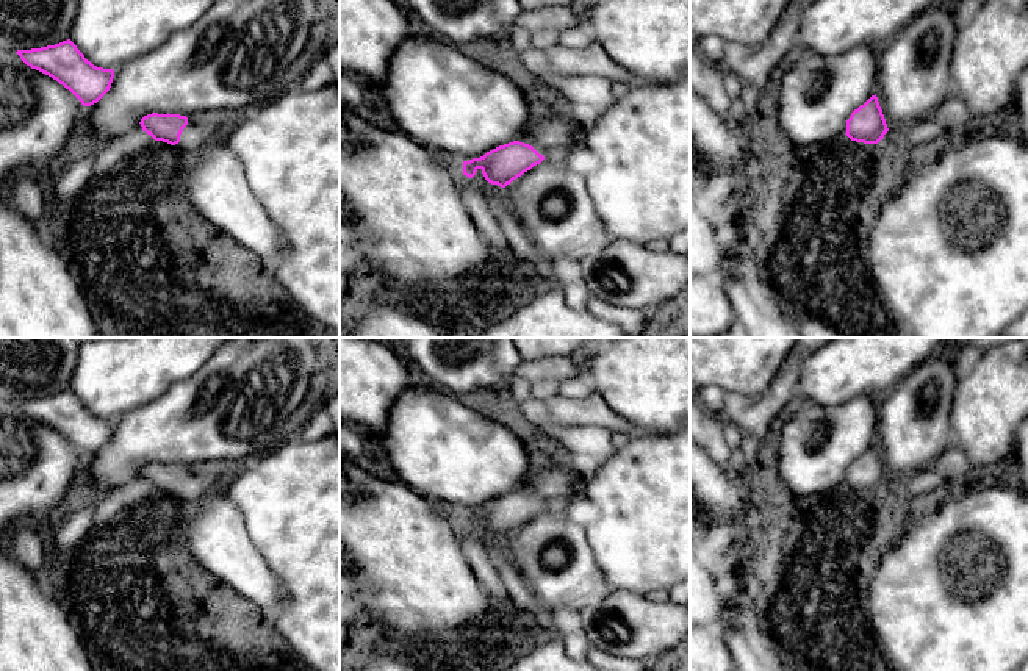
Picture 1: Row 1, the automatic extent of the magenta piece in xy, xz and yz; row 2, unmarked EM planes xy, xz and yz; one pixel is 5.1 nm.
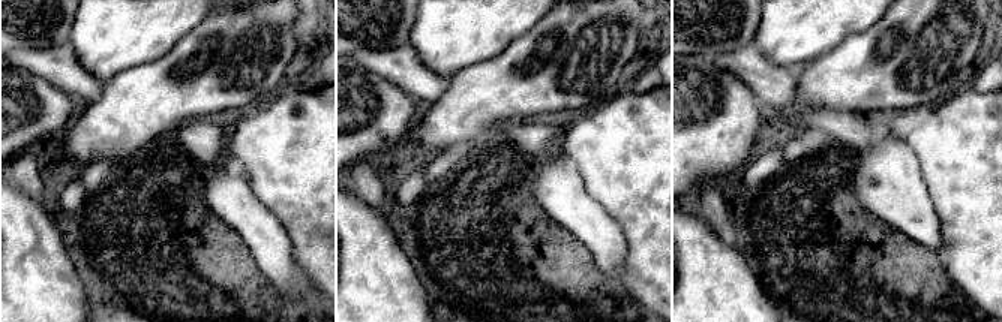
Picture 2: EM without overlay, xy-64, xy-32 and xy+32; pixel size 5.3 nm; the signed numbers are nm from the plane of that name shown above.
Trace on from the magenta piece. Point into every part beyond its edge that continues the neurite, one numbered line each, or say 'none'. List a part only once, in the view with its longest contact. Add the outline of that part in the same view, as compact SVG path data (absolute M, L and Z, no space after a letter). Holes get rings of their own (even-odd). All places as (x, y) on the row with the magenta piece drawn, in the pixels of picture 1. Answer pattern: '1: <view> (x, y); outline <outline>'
1: xy (199, 132); outline M188 117L188 125L180 135L180 142L174 147L185 156L197 153L203 145L211 142L222 128L217 122L205 117Z

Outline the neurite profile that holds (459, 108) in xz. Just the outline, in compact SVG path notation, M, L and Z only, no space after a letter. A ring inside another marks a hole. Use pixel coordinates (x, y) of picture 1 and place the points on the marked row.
M413 33L393 53L386 80L377 84L396 128L441 158L469 161L521 139L534 114L507 77L465 56L451 44Z

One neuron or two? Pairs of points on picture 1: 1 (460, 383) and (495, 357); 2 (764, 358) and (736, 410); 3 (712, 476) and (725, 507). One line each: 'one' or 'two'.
1: one
2: two
3: one

